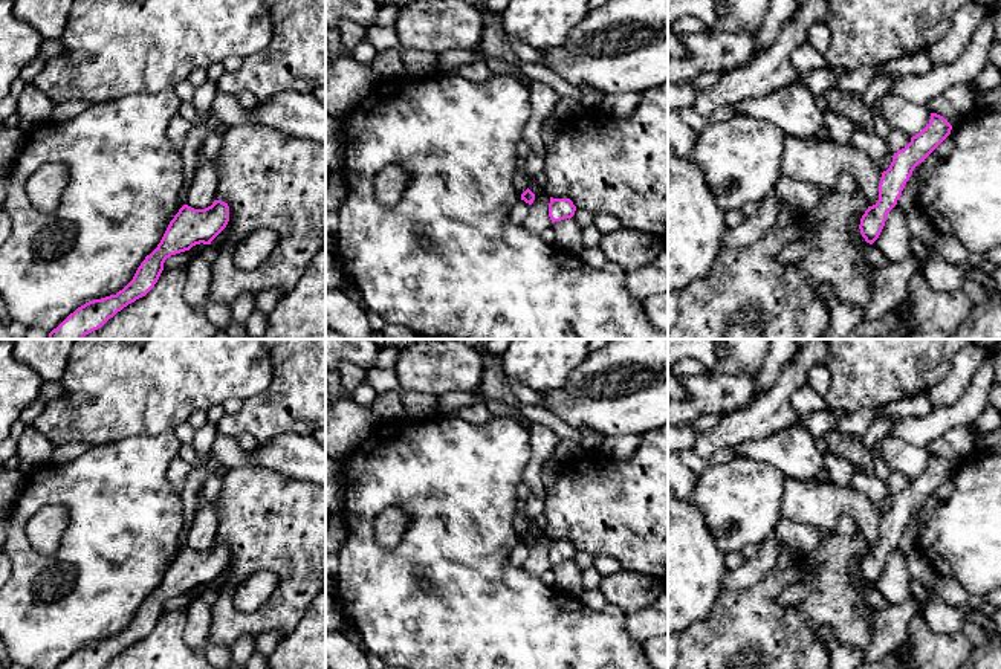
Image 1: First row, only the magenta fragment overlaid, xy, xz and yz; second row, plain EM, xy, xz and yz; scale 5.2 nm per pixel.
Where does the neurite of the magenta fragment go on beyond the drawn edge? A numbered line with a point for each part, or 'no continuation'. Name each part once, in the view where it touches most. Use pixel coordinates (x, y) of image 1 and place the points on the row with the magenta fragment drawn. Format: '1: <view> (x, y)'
no continuation

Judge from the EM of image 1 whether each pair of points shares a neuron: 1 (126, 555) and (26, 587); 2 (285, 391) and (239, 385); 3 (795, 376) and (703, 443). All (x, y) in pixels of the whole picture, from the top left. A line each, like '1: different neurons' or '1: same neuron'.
1: same neuron
2: different neurons
3: same neuron

